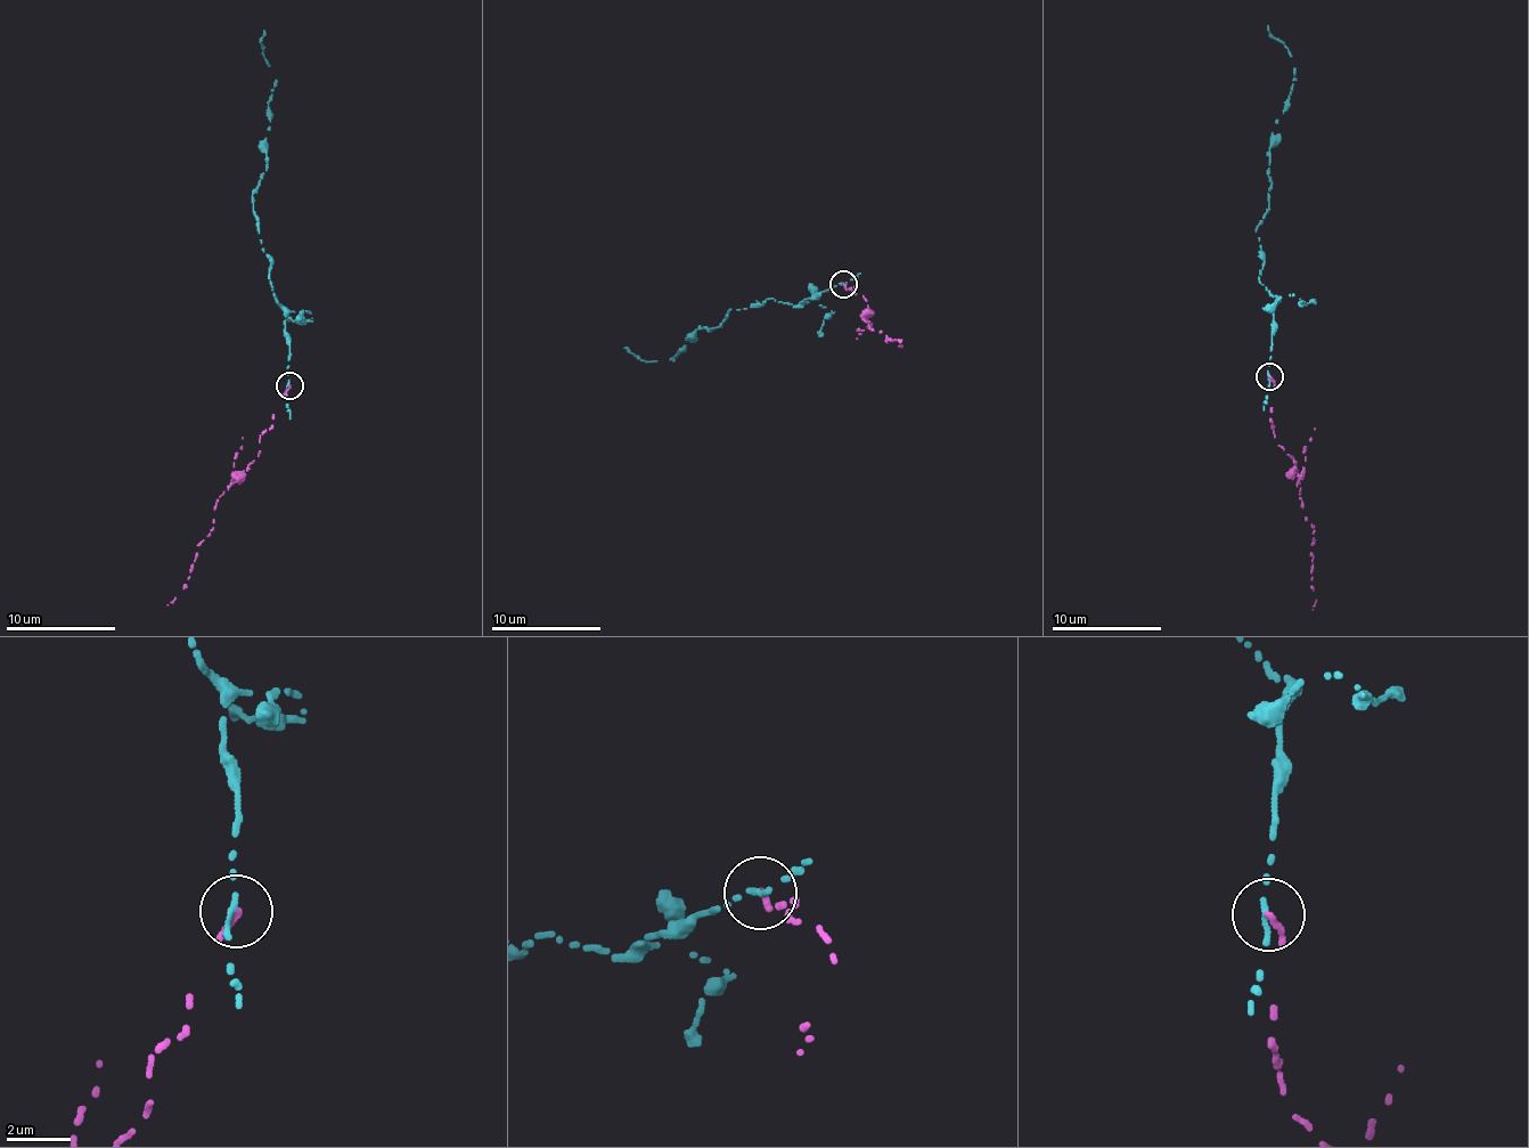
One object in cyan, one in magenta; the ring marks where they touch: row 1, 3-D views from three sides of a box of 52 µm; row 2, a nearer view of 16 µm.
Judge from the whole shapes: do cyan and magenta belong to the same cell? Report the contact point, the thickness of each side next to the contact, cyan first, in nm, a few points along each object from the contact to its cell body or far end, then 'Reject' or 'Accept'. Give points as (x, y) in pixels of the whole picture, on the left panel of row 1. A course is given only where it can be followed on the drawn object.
Place: (289, 385). Thickness 200 nm (cyan) against 200 nm. Course of cyan: (288, 387), (284, 309), (253, 210), (275, 80), (266, 31). Course of magenta: (288, 387), (271, 424), (260, 438), (259, 457), (219, 497), (212, 530), (198, 545), (185, 586), (166, 605). Reject

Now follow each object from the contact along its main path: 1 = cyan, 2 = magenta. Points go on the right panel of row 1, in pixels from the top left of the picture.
1: (1268, 377), (1275, 299), (1260, 283), (1262, 253), (1254, 228), (1268, 208), (1269, 143), (1296, 67), (1269, 26)
2: (1268, 377), (1274, 387), (1273, 433), (1294, 461), (1298, 495), (1314, 526), (1310, 545), (1313, 610)

